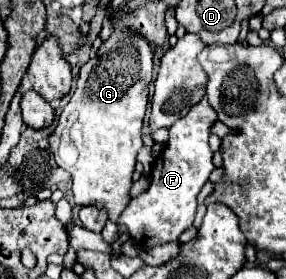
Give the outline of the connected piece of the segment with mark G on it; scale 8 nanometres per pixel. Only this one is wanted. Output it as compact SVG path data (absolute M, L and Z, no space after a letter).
M116 28L108 40L102 42L98 52L82 66L80 78L76 82L76 90L70 102L64 106L58 126L50 136L50 150L56 158L56 164L72 174L74 184L74 202L78 206L100 206L108 210L108 218L112 222L118 220L120 212L128 206L130 196L128 190L132 186L132 174L136 164L136 154L142 148L142 120L148 104L148 86L152 82L152 58L154 50L130 28Z

